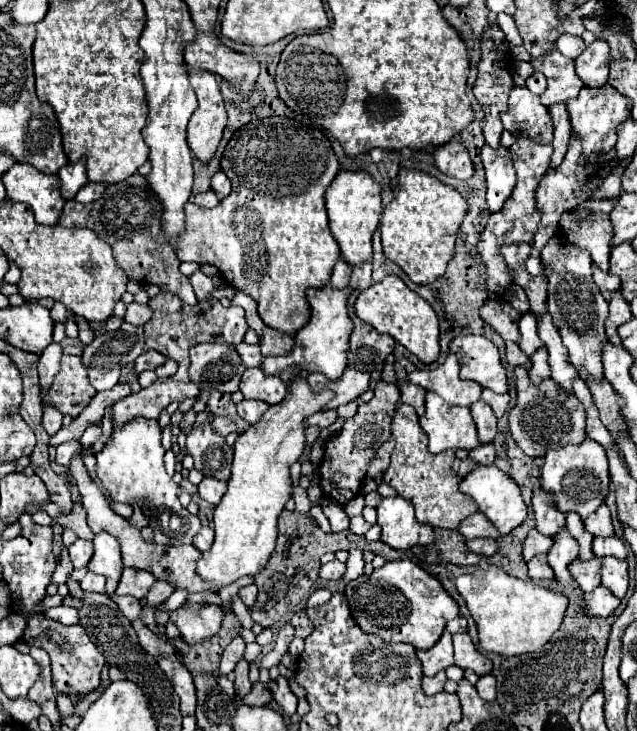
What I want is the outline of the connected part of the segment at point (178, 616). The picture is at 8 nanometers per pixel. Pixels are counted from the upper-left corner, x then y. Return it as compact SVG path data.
M198 603L184 605L170 615L170 619L178 625L180 635L186 643L210 639L214 633L218 633L222 617L224 611L220 605L202 605L202 609L198 609Z

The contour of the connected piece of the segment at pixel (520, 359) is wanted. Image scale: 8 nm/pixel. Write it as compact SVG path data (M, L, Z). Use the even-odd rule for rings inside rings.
M506 343L506 359L508 359L508 363L512 365L512 367L516 367L516 365L524 365L526 369L530 369L530 359L522 353L522 349L518 347L518 343Z

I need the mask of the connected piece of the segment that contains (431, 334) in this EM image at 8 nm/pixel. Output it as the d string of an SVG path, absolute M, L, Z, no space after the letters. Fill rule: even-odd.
M386 275L380 283L364 289L356 299L356 315L370 323L378 333L392 335L410 353L414 353L422 363L434 363L440 353L438 345L438 317L428 301L418 293L410 291L398 275Z

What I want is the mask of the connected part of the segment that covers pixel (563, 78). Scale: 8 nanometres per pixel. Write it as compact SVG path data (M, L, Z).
M554 49L552 53L534 59L532 61L534 71L542 71L542 75L548 81L546 91L540 95L542 105L552 105L552 103L566 103L578 95L578 91L584 87L584 83L578 79L574 71L574 61L558 53Z

